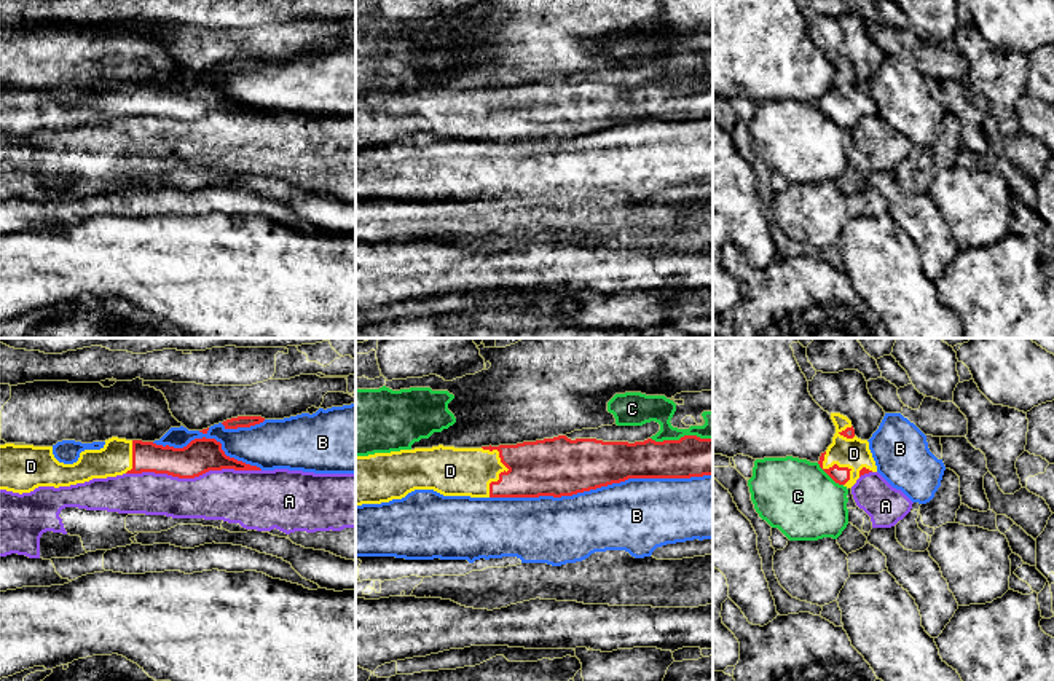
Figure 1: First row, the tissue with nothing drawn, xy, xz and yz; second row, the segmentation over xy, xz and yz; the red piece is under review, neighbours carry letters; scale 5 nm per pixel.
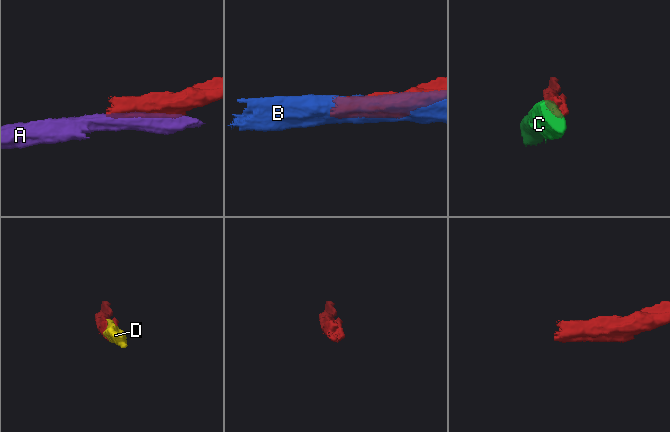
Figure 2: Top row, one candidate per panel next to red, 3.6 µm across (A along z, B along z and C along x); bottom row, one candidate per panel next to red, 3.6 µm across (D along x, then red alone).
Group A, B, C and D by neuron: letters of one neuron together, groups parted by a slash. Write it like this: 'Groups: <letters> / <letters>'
Groups: A / B / C / D

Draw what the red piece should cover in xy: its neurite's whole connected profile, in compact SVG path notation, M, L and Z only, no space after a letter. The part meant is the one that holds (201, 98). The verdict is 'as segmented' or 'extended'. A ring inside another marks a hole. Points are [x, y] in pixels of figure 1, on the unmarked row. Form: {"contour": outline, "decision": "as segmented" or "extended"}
{"contour": "M112 80L100 93L85 93L73 107L59 105L53 89L0 88L0 132L30 136L38 129L70 129L123 116L167 116L195 121L209 113L262 113L230 100L215 81L195 81L183 91Z", "decision": "extended"}

